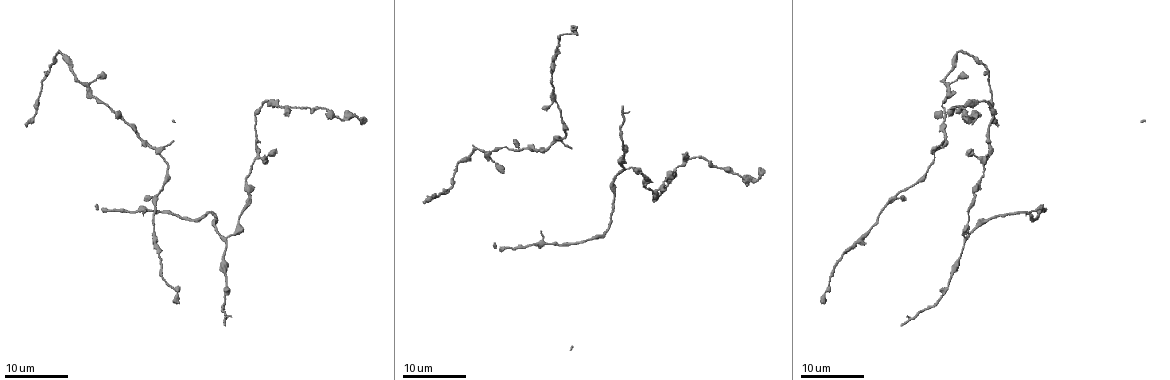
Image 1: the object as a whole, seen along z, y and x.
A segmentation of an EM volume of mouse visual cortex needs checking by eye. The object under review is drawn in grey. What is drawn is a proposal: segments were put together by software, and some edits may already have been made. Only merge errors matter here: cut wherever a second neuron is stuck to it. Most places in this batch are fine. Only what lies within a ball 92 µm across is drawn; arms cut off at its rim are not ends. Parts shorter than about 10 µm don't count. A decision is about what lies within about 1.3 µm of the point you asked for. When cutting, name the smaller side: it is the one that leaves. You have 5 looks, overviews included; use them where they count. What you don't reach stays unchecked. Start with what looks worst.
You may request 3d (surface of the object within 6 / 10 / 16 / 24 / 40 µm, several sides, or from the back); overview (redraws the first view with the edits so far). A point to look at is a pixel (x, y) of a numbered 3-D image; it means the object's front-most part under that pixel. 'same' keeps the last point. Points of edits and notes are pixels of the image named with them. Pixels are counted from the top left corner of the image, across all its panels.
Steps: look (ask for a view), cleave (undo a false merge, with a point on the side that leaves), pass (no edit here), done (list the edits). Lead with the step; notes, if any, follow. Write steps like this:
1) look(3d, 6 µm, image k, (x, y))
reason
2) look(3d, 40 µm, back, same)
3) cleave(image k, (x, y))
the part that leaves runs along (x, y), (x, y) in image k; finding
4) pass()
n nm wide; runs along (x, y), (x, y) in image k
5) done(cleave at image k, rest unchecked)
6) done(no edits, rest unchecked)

look(3d, 24 µm, image 1, (224, 241))
thin arm on a thick one

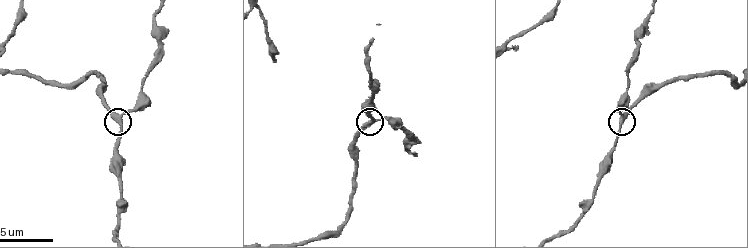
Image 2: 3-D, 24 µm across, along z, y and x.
look(3d, 10 µm, image 2, (119, 119))

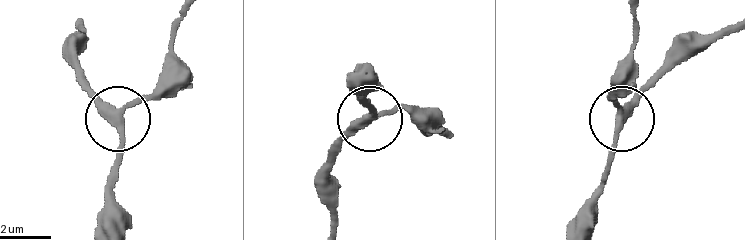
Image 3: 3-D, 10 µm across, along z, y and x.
pass()
280 nm wide; runs along (675, 38), (673, 62), (621, 127), (606, 176) in image 3; all the same neuron

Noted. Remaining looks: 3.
look(3d, 16 µm, image 1, (551, 244))
a narrow waist

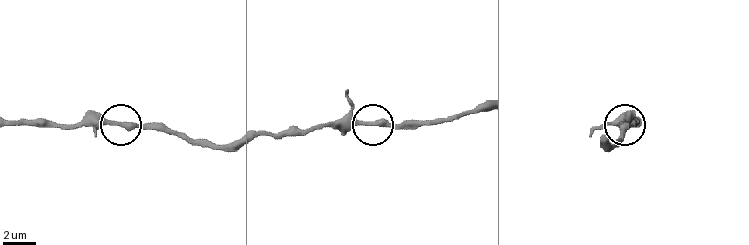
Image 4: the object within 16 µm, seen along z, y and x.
look(3d, 10 µm, image 4, (367, 123))

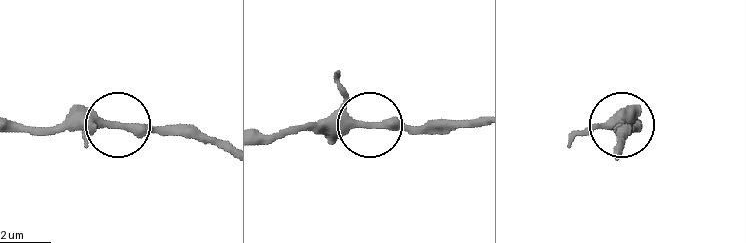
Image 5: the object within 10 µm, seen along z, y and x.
pass()
runs along (478, 118), (280, 131) in image 5; all the same neuron

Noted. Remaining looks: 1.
look(3d, 10 µm, image 2, (70, 84))
calibre changes

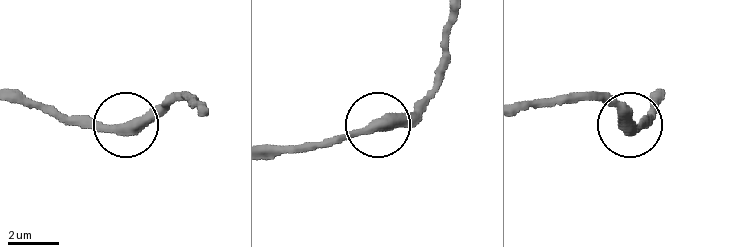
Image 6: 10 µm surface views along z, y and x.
pass()
runs along (456, 15), (445, 41), (443, 73), (413, 105), (318, 144) in image 6; one neuron here

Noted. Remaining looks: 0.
done(no edits, rest unchecked)

